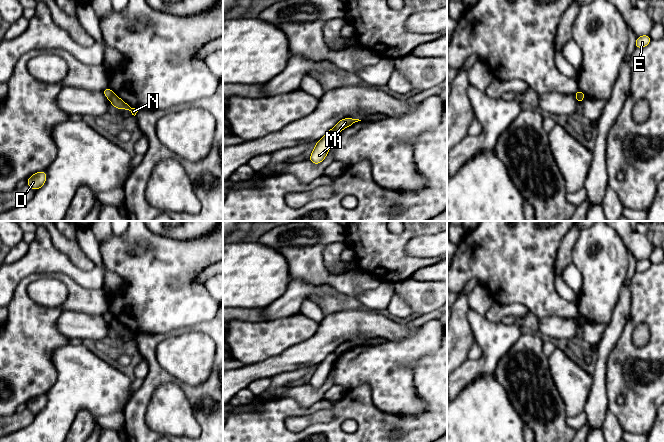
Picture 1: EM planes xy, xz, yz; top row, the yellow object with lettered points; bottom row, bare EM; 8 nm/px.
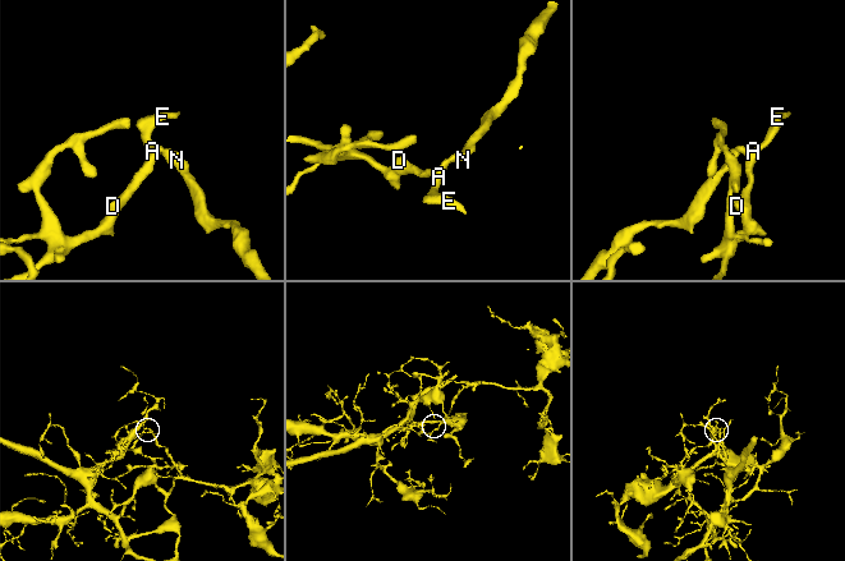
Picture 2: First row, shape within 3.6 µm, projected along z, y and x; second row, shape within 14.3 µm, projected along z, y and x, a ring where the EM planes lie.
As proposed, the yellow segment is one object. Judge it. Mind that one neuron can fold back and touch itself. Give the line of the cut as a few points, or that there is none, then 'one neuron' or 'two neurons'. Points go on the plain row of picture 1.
cut in xy along (113, 317), (110, 323); two neurons

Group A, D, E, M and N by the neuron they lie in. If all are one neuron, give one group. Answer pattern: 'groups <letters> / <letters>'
groups A D E / M N

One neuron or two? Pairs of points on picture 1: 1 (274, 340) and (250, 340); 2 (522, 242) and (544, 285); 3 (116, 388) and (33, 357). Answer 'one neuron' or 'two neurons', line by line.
1: one neuron
2: one neuron
3: two neurons

